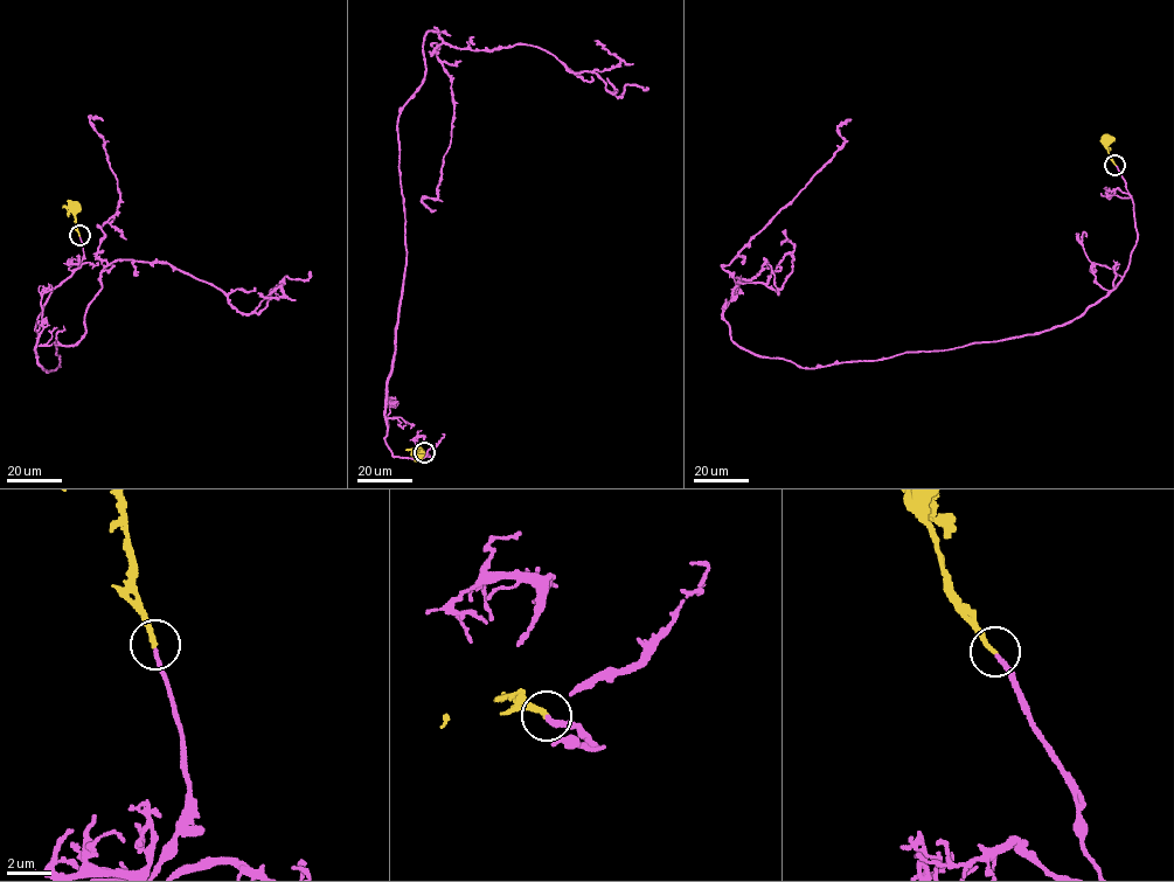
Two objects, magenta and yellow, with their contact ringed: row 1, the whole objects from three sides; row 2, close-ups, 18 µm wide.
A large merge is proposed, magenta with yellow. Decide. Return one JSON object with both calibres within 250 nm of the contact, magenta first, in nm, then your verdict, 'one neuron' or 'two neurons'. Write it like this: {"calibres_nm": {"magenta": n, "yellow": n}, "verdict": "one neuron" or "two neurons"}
{"calibres_nm": {"magenta": 180, "yellow": 220}, "verdict": "one neuron"}

